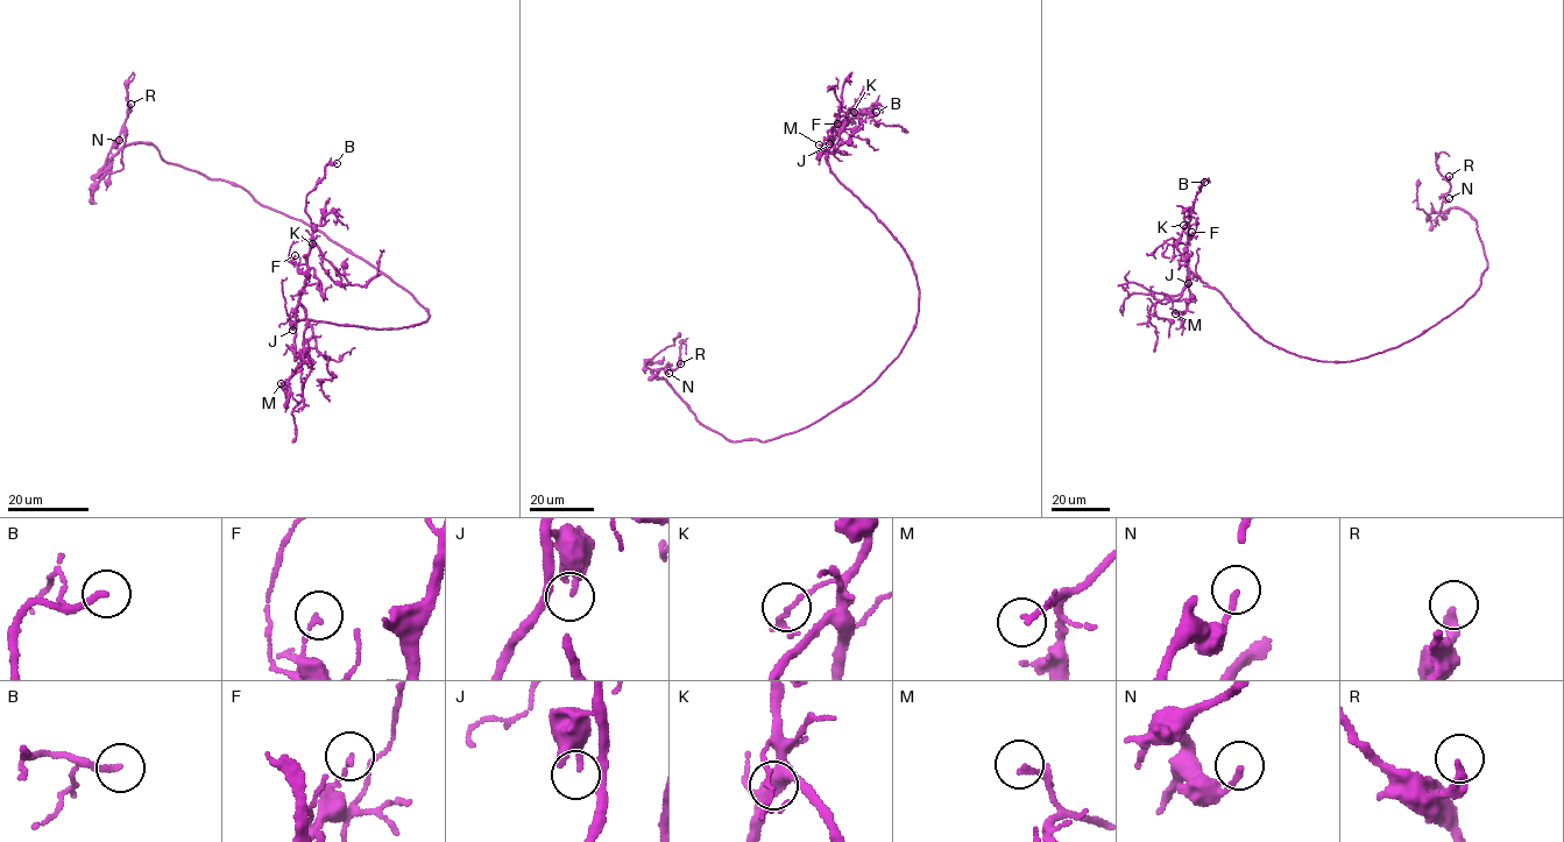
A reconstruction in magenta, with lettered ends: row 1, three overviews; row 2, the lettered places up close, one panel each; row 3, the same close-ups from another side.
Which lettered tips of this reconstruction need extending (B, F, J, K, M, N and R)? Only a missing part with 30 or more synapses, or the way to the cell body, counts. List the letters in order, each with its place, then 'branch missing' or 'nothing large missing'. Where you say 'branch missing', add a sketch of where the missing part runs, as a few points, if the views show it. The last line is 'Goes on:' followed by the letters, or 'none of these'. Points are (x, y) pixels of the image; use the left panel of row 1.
B: (337, 163) | nothing large missing
F: (295, 255) | nothing large missing
J: (292, 330) | nothing large missing
K: (312, 243) | nothing large missing
M: (281, 383) | nothing large missing
N: (119, 140) | nothing large missing
R: (131, 104) | nothing large missing
Goes on: none of these

